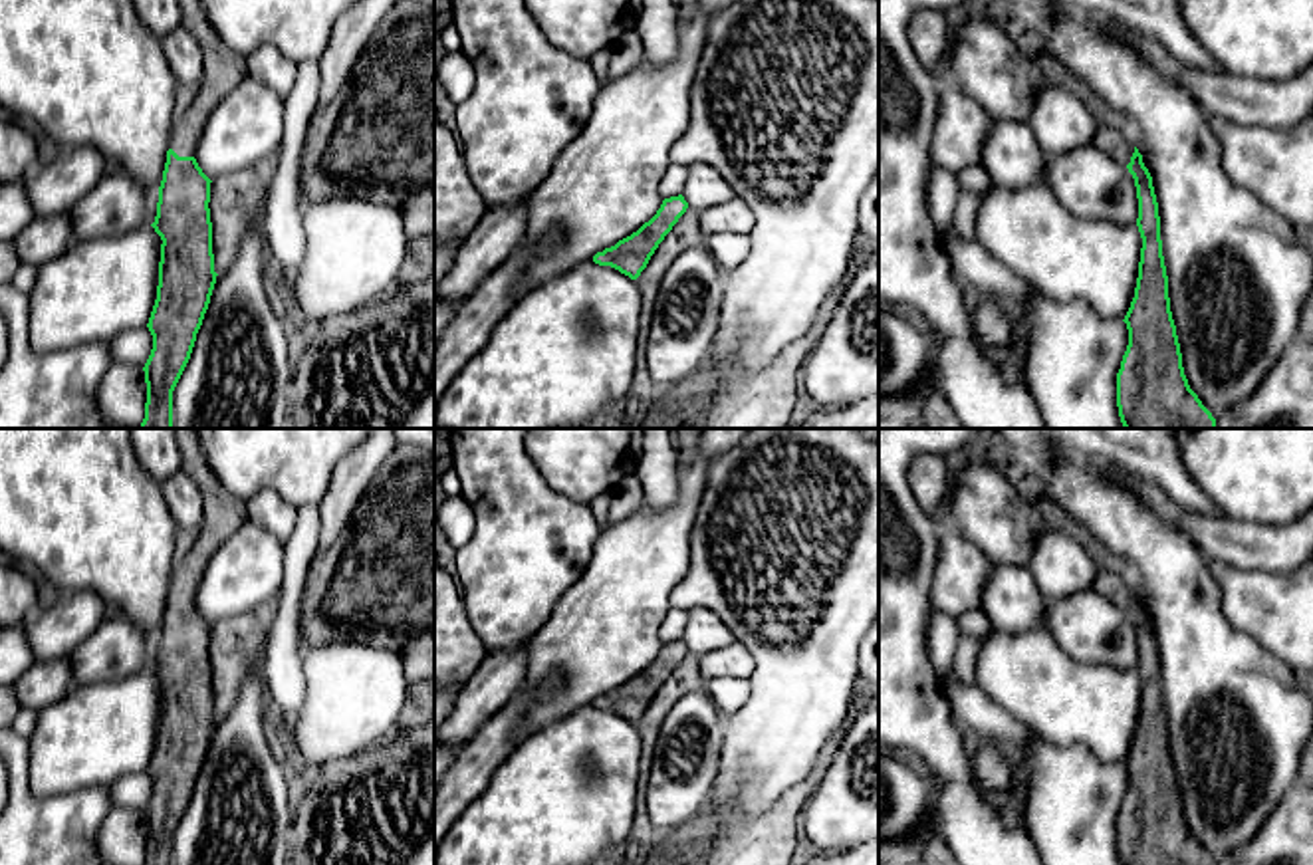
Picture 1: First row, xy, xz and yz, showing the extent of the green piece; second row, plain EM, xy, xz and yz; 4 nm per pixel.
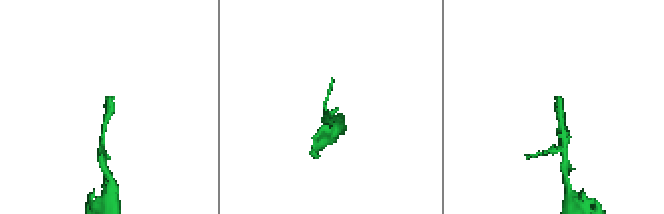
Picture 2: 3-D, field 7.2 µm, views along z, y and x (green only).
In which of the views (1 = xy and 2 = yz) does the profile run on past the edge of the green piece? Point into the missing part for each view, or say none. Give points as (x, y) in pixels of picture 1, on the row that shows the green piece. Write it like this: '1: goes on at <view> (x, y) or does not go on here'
1: goes on at xy (223, 68)
2: does not go on here

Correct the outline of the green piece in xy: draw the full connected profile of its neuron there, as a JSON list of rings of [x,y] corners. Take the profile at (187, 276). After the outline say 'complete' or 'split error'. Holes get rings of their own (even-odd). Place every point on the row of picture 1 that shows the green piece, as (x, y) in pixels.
[[[179,0],[180,24],[198,42],[204,73],[173,125],[157,216],[161,236],[157,300],[149,317],[153,349],[143,367],[145,419],[139,429],[173,429],[173,391],[190,359],[216,284],[210,179],[194,153],[216,105],[248,77],[248,58],[222,44],[200,0]]] | split error

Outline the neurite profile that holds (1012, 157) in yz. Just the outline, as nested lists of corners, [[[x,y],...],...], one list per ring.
[[[994,119],[980,165],[1004,188],[1025,188],[1045,177],[1045,153],[1027,123]]]

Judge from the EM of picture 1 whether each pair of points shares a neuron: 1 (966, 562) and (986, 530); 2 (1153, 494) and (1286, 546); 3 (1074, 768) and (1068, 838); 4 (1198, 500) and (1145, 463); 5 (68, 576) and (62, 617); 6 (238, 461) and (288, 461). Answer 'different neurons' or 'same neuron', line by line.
1: different neurons
2: same neuron
3: same neuron
4: same neuron
5: different neurons
6: same neuron

